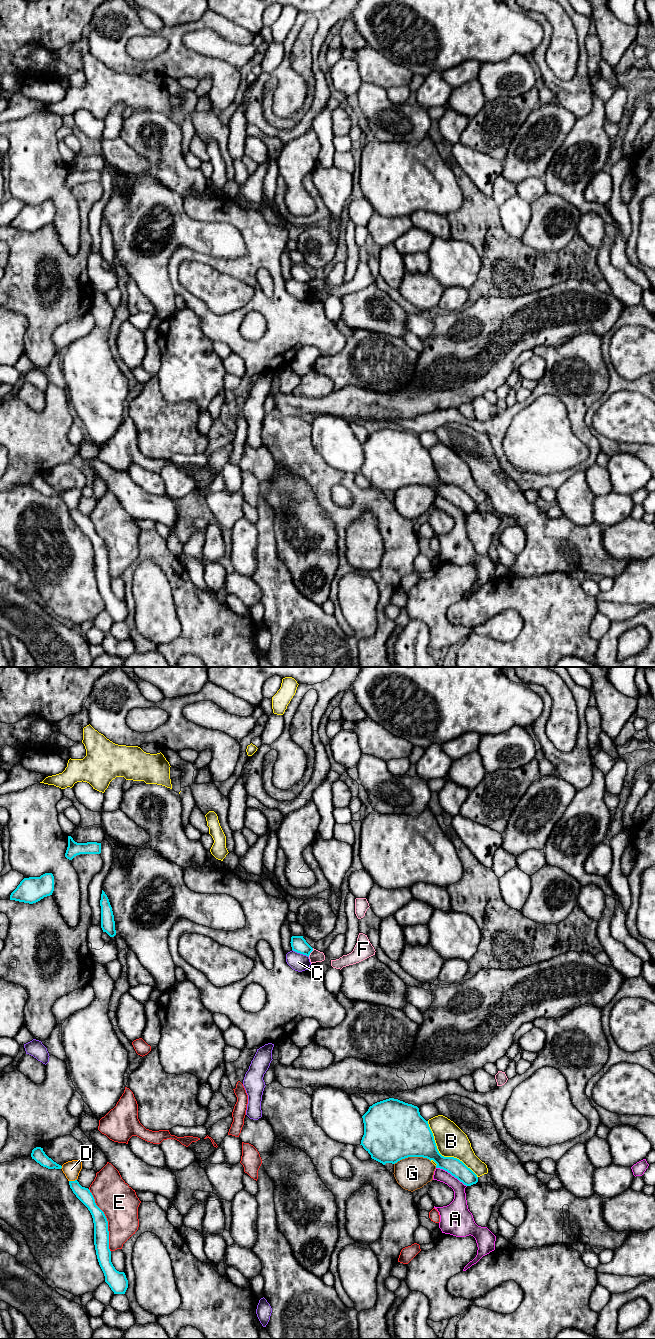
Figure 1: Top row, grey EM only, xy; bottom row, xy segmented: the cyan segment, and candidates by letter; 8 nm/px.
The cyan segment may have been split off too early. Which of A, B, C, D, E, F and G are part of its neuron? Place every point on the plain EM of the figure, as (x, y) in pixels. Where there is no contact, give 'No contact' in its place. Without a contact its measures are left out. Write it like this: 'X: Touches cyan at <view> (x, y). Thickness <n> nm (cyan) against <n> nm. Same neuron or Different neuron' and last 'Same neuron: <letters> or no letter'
A: Touches cyan at xy (451, 502). Thickness 140 nm (cyan) against 130 nm. Different neuron
B: Touches cyan at xy (443, 484). Thickness 260 nm (cyan) against 240 nm. Different neuron
C: Touches cyan at xy (300, 281). Thickness 120 nm (cyan) against 140 nm. Different neuron
D: Touches cyan at xy (72, 509). Thickness 110 nm (cyan) against 140 nm. Different neuron
E: Touches cyan at xy (106, 548). Thickness 130 nm (cyan) against 300 nm. Different neuron
F: Touches cyan at xy (311, 279). Thickness 120 nm (cyan) against 100 nm. Different neuron
G: Touches cyan at xy (412, 484). Thickness 480 nm (cyan) against 260 nm. Different neuron
Same neuron: no letter

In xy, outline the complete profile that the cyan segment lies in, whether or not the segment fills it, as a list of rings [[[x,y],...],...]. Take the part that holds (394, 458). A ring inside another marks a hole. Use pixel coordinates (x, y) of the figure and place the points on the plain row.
[[[389,426],[370,434],[362,446],[364,463],[360,473],[372,487],[385,493],[386,491],[395,492],[408,485],[423,485],[433,488],[437,492],[436,496],[447,499],[466,514],[478,510],[477,503],[462,489],[454,485],[444,485],[439,481],[428,449],[420,443],[417,434]]]

